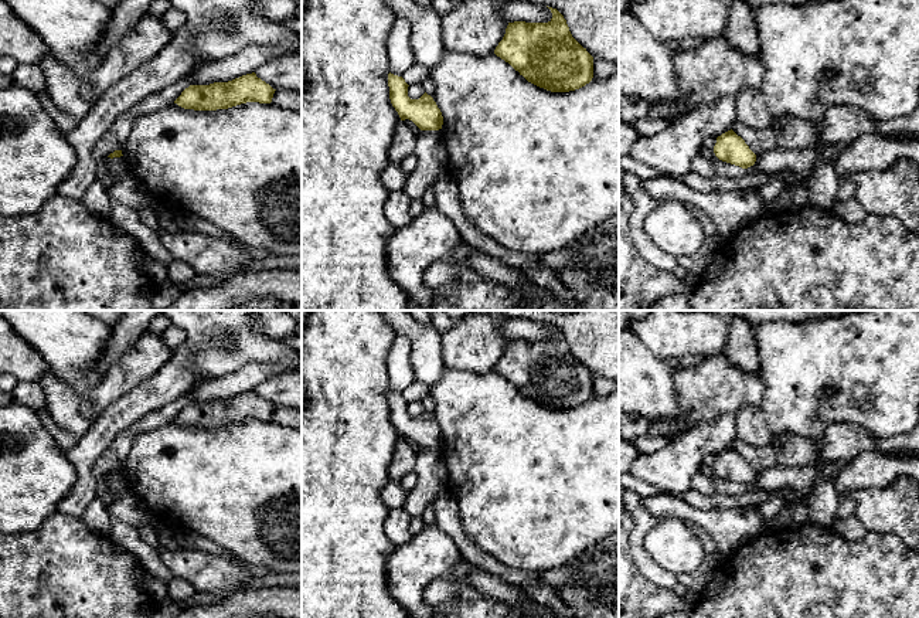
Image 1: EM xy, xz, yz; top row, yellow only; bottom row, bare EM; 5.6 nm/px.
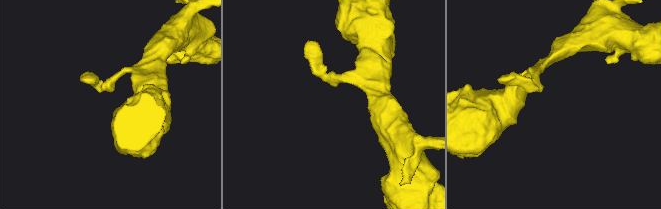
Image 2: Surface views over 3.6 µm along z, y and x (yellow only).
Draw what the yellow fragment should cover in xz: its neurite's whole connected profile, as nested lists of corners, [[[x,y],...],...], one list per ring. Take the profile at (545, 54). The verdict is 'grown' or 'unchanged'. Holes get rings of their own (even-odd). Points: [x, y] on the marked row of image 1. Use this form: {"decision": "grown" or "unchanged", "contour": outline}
{"decision": "unchanged", "contour": [[[548,9],[552,13],[548,23],[508,23],[494,54],[540,88],[551,92],[579,89],[593,78],[593,57],[572,37],[564,16],[556,9]]]}

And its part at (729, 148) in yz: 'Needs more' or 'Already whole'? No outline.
Already whole

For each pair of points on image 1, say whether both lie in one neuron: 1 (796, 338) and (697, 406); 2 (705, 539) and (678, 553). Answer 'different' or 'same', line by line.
1: different
2: different

